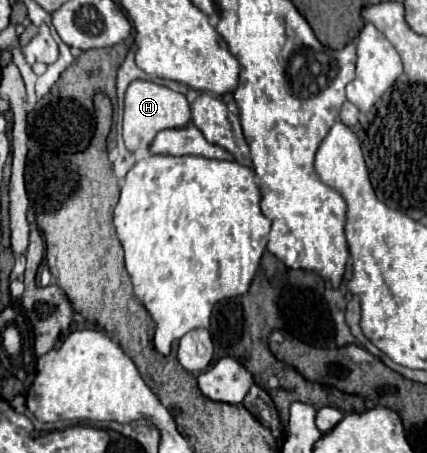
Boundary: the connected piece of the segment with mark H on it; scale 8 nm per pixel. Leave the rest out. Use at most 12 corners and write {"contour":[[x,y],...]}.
{"contour":[[134,80],[126,90],[124,142],[148,148],[160,130],[186,128],[184,94]]}

